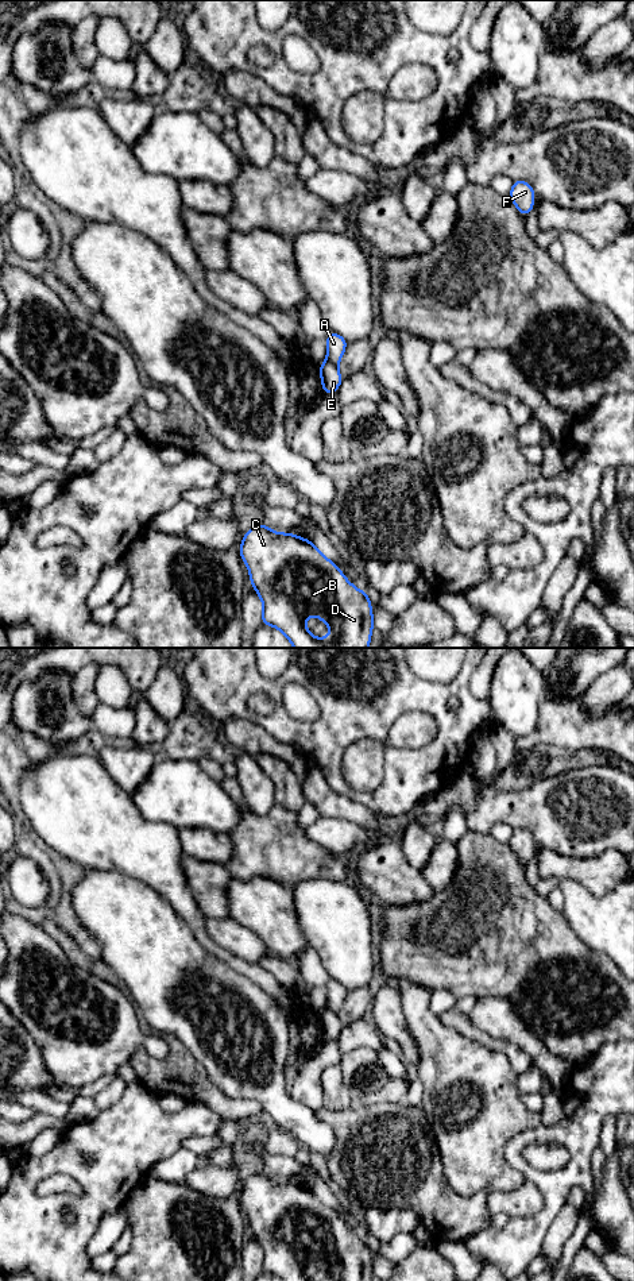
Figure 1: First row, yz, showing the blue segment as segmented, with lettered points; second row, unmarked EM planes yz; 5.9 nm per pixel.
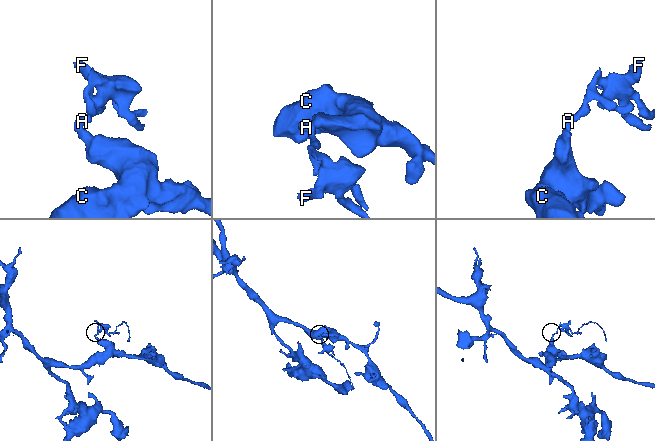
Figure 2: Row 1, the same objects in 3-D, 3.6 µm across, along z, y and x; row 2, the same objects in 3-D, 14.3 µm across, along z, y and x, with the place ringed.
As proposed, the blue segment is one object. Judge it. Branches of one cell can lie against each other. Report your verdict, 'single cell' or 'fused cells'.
fused cells

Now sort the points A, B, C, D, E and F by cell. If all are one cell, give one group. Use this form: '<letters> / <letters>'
A F / B C D E

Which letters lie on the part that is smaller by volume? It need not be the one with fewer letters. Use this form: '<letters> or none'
A, F

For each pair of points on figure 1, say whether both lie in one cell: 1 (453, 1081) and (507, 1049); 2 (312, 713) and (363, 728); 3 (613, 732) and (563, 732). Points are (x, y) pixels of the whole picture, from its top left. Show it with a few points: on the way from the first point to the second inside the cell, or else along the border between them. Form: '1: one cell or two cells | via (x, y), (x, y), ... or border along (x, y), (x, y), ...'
1: two cells | border along (472, 1041), (501, 1050), (517, 1075)
2: two cells | border along (304, 686), (319, 709), (319, 716), (312, 722)
3: one cell | via (600, 732), (575, 732)

